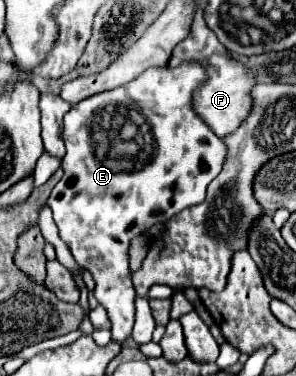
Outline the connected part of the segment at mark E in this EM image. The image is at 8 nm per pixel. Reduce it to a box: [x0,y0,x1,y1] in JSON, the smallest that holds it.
[46,61,228,343]

